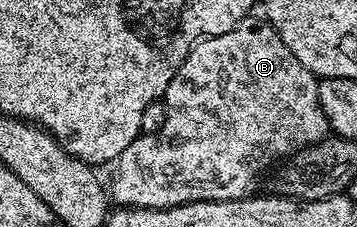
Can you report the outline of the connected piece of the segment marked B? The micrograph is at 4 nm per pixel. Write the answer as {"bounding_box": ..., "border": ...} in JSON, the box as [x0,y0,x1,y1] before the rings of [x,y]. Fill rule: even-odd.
{"bounding_box":[110,16,329,210],"border":[[[256,16],[243,18],[237,26],[230,28],[230,32],[222,32],[222,36],[214,36],[213,38],[201,38],[199,42],[192,45],[191,52],[186,56],[186,60],[182,60],[178,72],[174,72],[174,80],[170,80],[164,93],[162,101],[168,115],[162,128],[156,134],[141,133],[140,137],[135,138],[130,144],[130,148],[126,148],[126,152],[122,152],[122,156],[117,158],[114,163],[116,171],[112,174],[112,186],[110,182],[110,198],[117,207],[137,206],[138,208],[162,208],[165,210],[171,206],[197,202],[198,200],[230,200],[231,198],[249,197],[255,191],[252,189],[255,188],[256,181],[263,176],[267,166],[273,165],[272,167],[275,167],[281,160],[291,158],[293,154],[297,154],[304,147],[321,142],[329,133],[328,121],[318,100],[320,83],[316,75],[309,72],[302,64],[302,60],[298,60],[298,56],[294,56],[294,52],[290,52],[290,48],[286,48],[282,36],[271,24],[257,18]]]}

